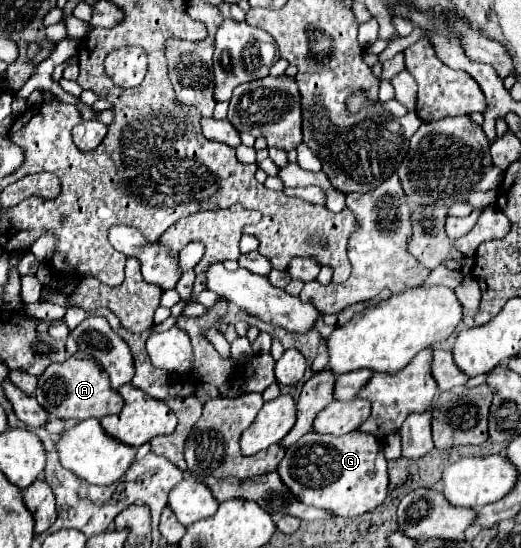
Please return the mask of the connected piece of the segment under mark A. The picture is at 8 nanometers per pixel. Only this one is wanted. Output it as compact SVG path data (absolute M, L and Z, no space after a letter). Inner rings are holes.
M73 354L61 364L51 364L39 376L35 388L37 402L55 418L61 420L85 420L85 418L103 418L109 414L117 414L123 408L121 396L111 390L109 378L101 370L101 366L87 356Z

